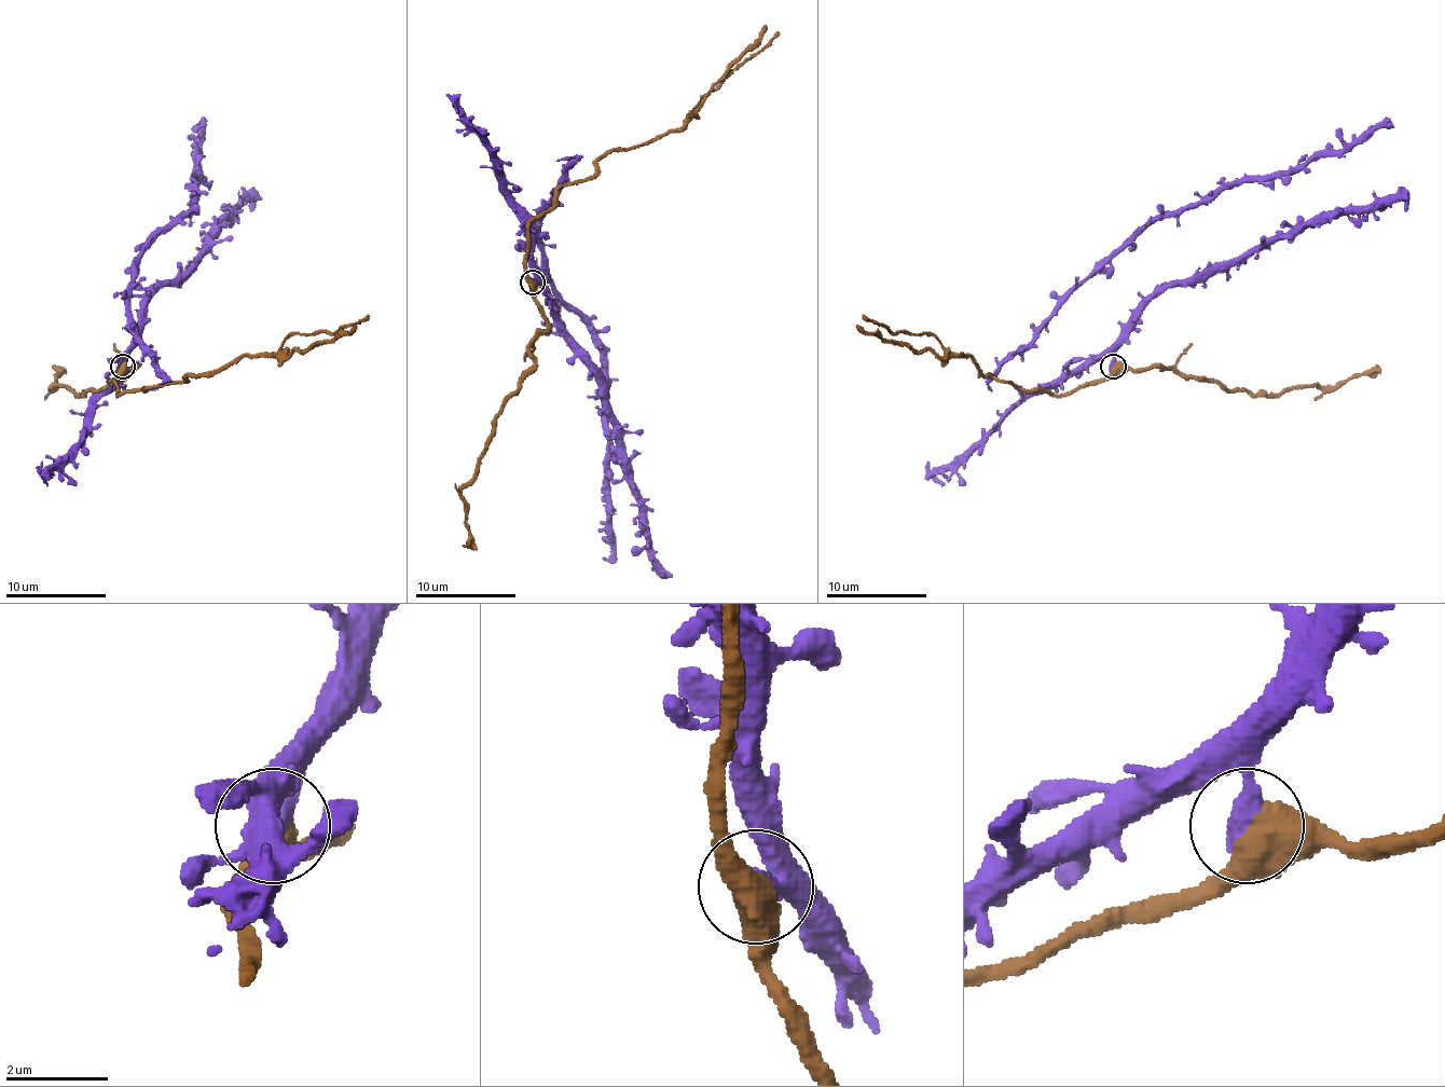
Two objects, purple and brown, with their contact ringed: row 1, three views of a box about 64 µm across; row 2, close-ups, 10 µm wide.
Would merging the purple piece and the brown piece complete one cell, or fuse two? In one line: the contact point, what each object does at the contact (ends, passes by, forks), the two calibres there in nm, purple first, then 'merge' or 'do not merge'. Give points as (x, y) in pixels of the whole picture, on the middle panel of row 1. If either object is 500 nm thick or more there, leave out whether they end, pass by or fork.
(533, 283) | 550/550 nm | do not merge

